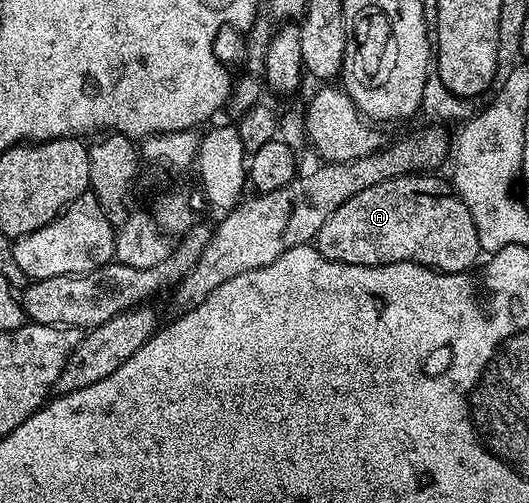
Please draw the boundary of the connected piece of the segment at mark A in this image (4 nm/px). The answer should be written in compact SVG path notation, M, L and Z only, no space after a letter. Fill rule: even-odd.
M406 175L396 177L383 183L375 183L375 187L367 187L367 191L359 191L359 195L351 195L319 227L315 244L317 250L327 259L335 263L351 263L352 265L390 265L410 261L416 265L426 265L438 273L467 273L478 264L477 256L483 250L479 243L479 235L475 231L475 223L471 219L471 211L457 196L452 184L441 175Z

